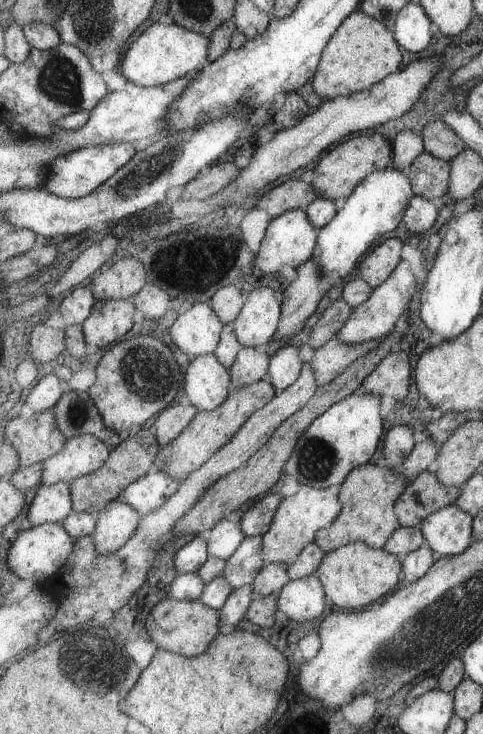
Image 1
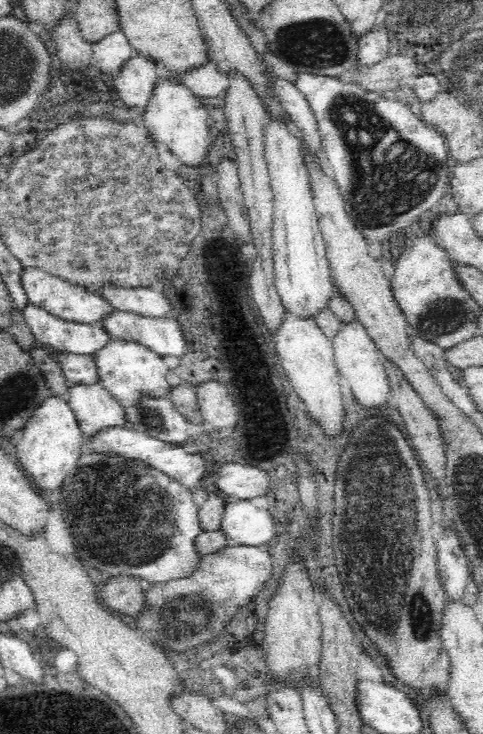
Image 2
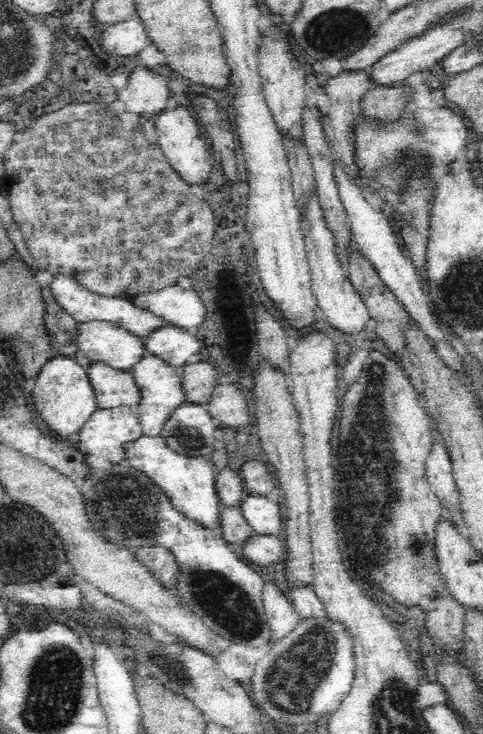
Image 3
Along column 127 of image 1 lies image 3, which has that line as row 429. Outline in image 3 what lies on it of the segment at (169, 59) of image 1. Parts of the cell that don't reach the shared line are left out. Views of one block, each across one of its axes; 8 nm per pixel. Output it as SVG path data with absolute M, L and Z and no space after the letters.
M56 354L42 366L35 377L30 400L50 432L62 438L75 438L75 434L93 416L93 412L99 409L87 370L78 364L74 356L65 354Z

